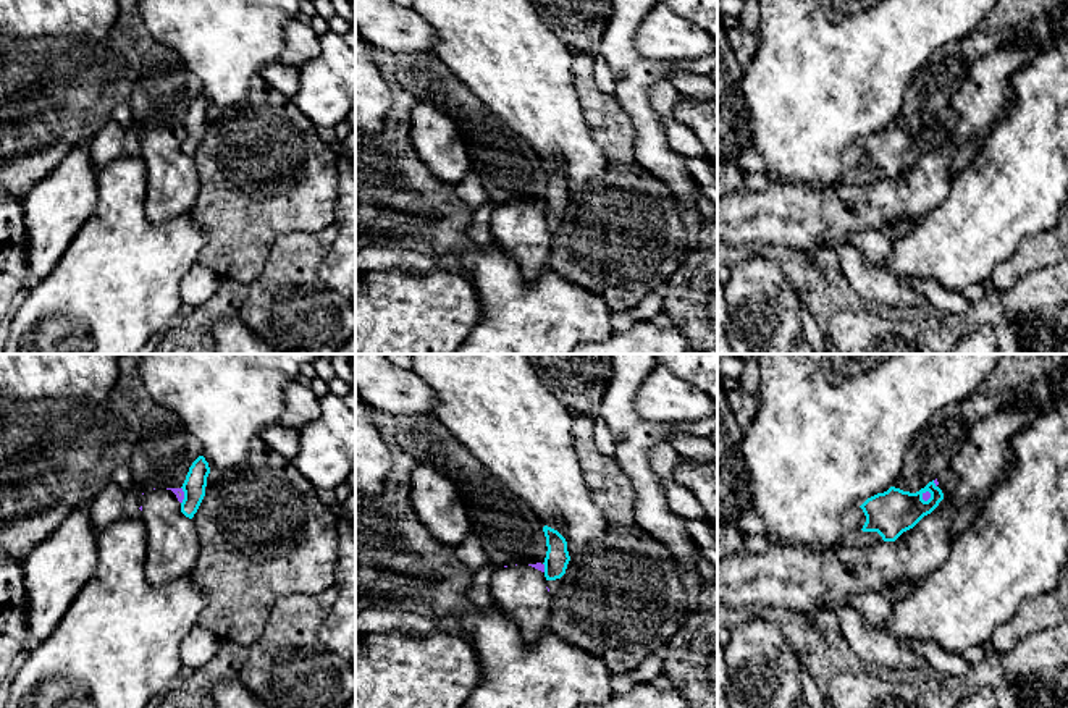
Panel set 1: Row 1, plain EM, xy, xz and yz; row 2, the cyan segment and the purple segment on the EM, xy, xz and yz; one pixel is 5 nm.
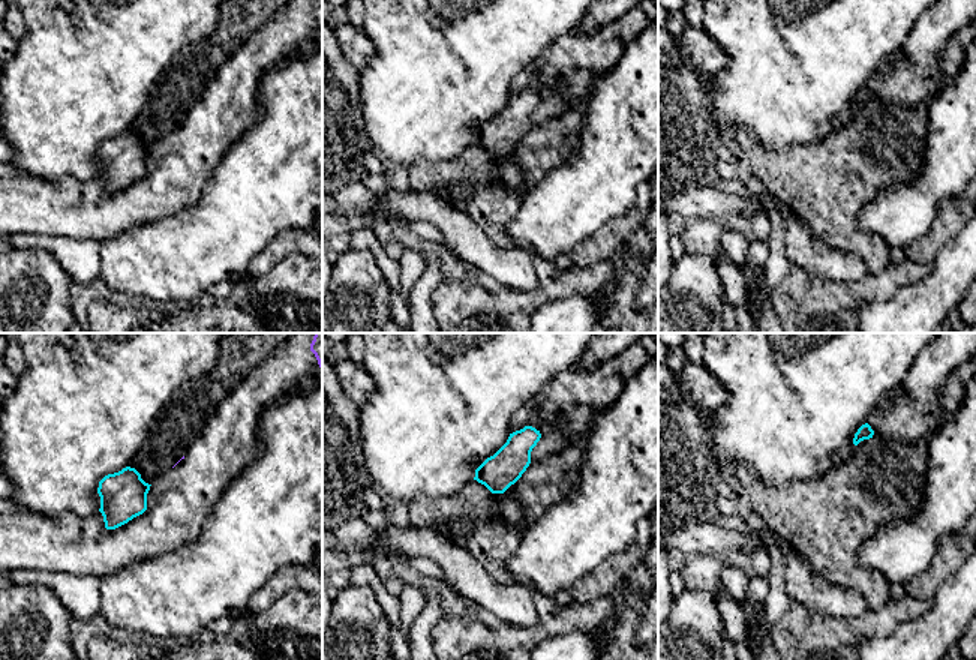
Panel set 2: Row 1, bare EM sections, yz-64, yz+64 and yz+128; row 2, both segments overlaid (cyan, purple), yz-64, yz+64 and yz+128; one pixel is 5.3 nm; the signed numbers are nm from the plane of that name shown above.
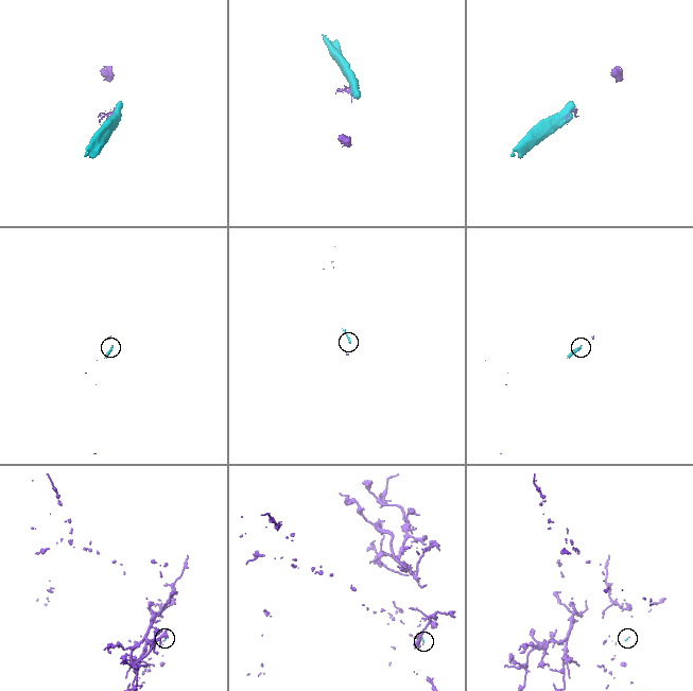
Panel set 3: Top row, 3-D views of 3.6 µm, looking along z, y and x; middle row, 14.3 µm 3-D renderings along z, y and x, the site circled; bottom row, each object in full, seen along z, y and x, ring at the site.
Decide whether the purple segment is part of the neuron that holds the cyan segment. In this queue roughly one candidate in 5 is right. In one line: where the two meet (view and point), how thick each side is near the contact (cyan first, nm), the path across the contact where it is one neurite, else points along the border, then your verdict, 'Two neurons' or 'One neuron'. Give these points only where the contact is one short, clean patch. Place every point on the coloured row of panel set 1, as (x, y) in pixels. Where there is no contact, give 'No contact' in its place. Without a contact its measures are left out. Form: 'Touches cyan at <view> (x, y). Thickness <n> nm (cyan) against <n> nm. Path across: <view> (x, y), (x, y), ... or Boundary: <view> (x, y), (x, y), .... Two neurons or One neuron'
Touches cyan at yz (931, 497). Thickness 220 nm (cyan) against 40 nm. Boundary: yz (928, 490), (929, 497), (925, 501). Two neurons

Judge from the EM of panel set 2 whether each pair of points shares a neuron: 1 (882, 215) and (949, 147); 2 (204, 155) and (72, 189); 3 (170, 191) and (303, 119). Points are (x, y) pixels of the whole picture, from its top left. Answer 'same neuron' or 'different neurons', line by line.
1: same neuron
2: same neuron
3: different neurons

